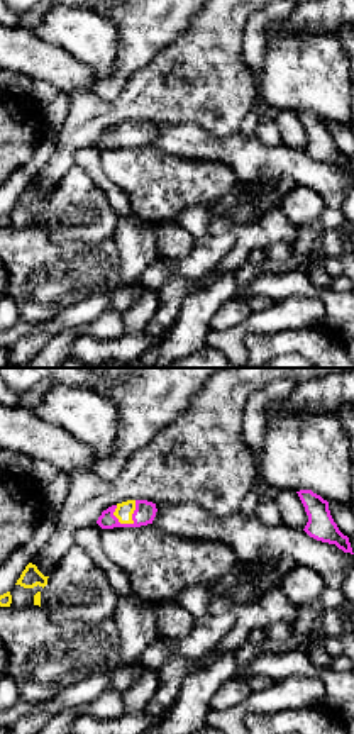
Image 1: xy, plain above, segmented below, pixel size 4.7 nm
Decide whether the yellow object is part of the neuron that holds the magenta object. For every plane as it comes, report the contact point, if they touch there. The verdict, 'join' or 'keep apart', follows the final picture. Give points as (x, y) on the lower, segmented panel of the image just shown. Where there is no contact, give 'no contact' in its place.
contact (132, 517)

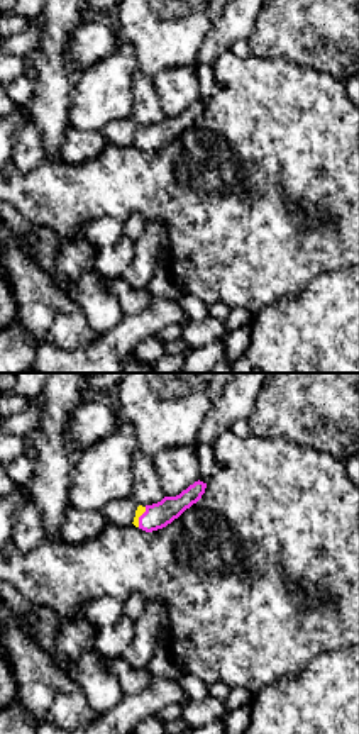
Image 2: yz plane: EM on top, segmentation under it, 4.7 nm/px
contact (139, 517)

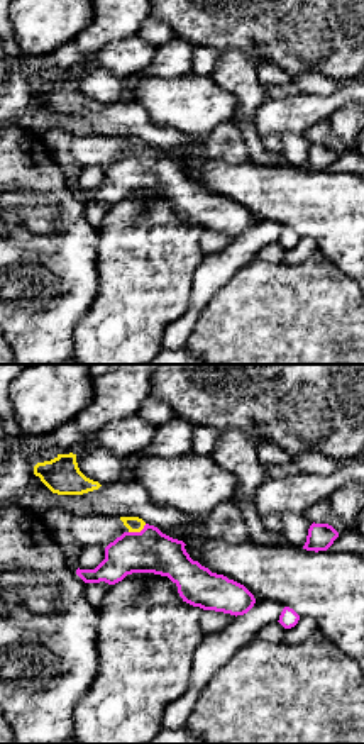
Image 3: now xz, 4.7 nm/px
contact (137, 533)

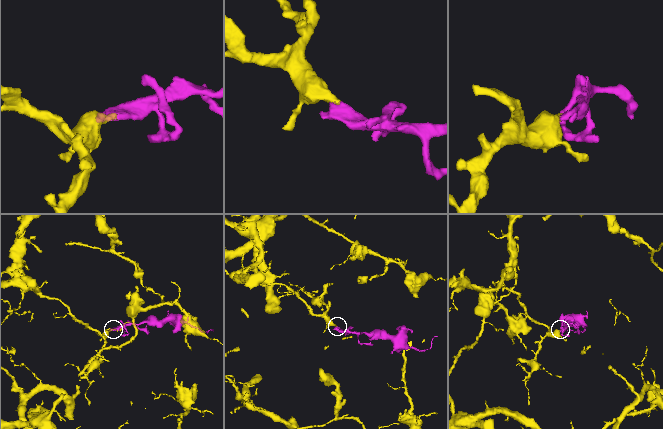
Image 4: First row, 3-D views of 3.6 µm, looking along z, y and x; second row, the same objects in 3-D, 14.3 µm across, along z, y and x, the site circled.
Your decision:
join

